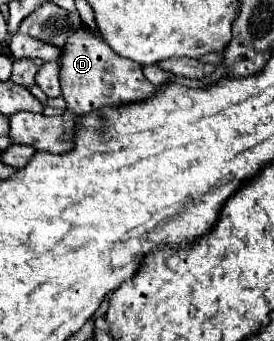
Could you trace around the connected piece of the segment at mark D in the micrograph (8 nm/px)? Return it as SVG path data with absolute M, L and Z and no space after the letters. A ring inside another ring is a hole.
M83 25L83 31L77 31L77 35L71 35L71 39L65 43L65 47L61 49L59 67L61 67L63 99L67 101L67 107L73 111L77 119L85 113L99 111L107 105L125 105L143 101L155 93L155 87L145 79L141 65L137 65L131 59L119 57L87 25Z

